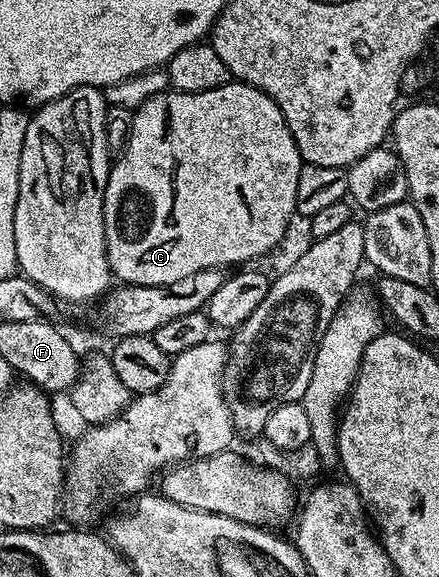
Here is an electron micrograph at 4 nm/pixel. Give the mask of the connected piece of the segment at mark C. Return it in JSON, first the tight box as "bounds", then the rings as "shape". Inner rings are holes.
{"bounds":[103,80,302,285],"shape":[[[230,80],[215,91],[198,93],[179,93],[166,91],[156,93],[147,99],[133,114],[129,141],[125,144],[120,157],[112,162],[105,188],[103,215],[105,216],[106,255],[112,276],[126,285],[170,285],[195,271],[220,269],[222,267],[241,267],[253,263],[256,257],[269,253],[285,237],[289,229],[289,220],[297,213],[297,188],[299,171],[302,167],[301,156],[295,147],[295,139],[279,111],[279,107],[263,91],[244,81]]]}

